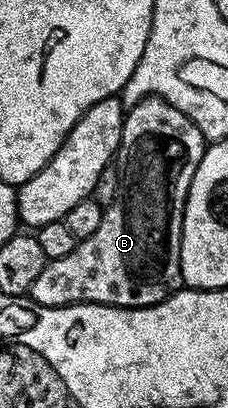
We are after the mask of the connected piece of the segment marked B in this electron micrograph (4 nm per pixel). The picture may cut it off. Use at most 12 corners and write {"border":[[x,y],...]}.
{"border":[[158,95],[125,113],[121,188],[46,262],[44,307],[150,307],[182,286],[207,140]]}

